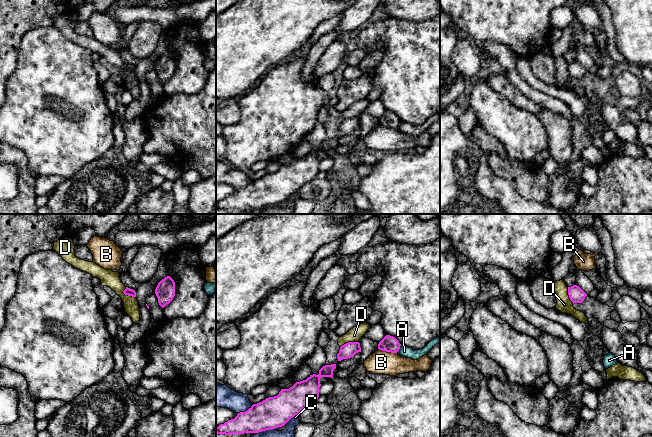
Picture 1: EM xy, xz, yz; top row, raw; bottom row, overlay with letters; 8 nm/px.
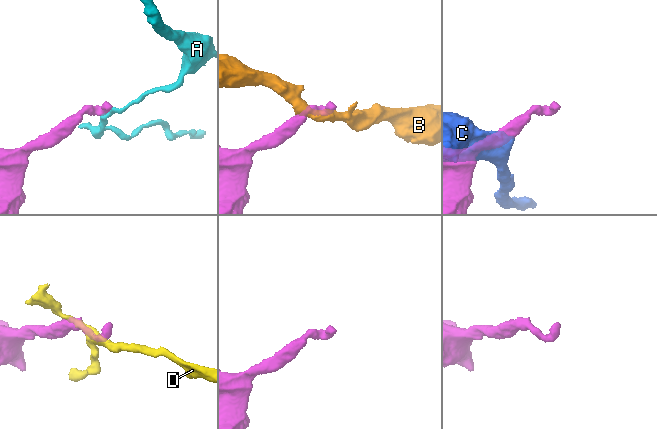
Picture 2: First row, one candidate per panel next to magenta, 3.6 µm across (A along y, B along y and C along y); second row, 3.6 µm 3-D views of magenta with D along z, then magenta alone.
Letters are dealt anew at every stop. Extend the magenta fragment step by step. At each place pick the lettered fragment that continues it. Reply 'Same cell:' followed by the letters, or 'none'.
Same cell: none

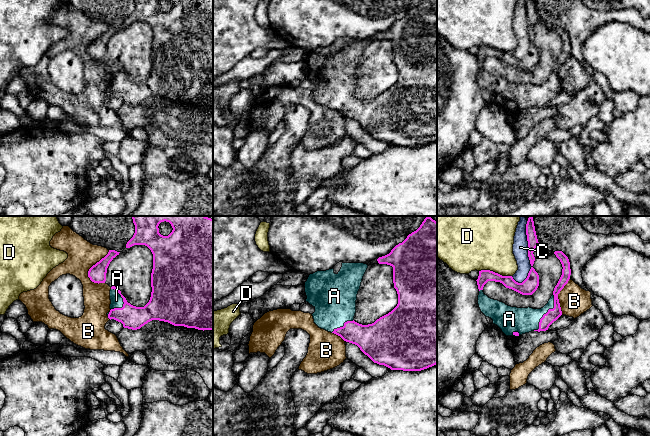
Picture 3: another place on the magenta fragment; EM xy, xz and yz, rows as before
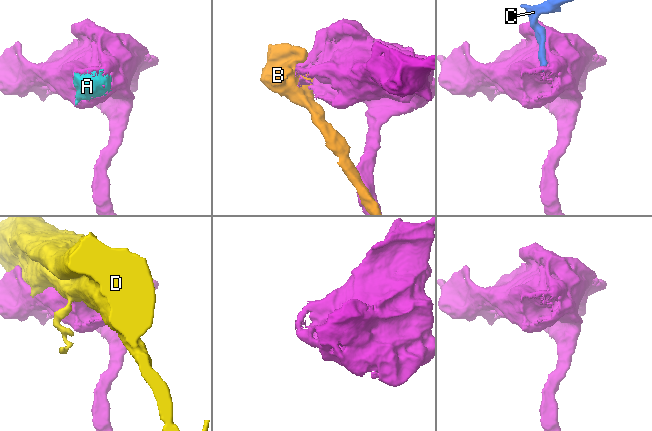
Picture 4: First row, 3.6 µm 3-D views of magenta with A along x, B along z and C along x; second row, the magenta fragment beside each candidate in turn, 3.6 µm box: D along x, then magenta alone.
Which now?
Same cell: A

